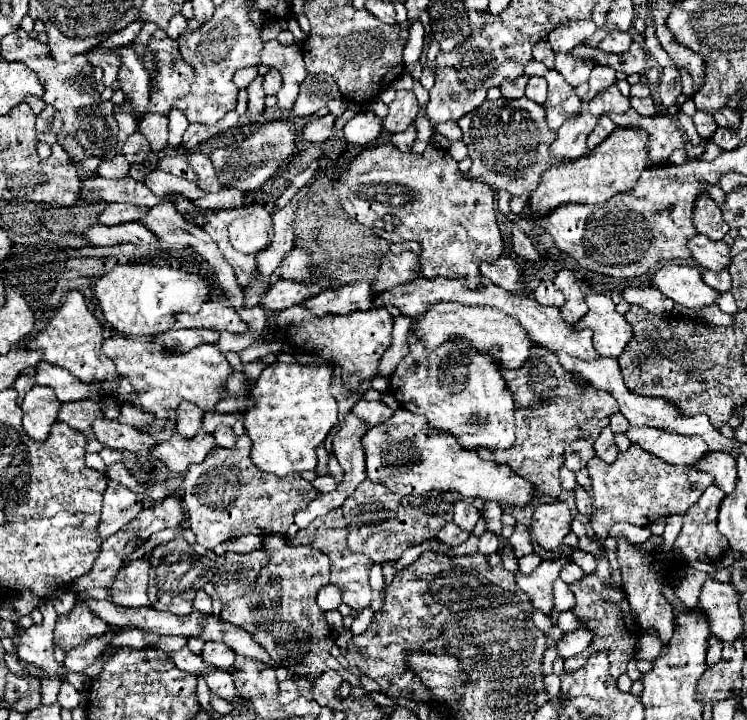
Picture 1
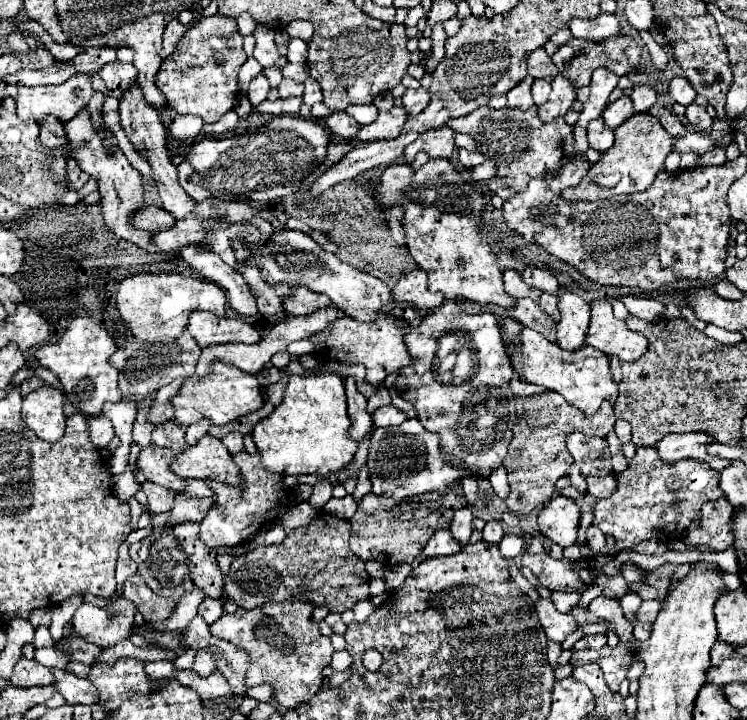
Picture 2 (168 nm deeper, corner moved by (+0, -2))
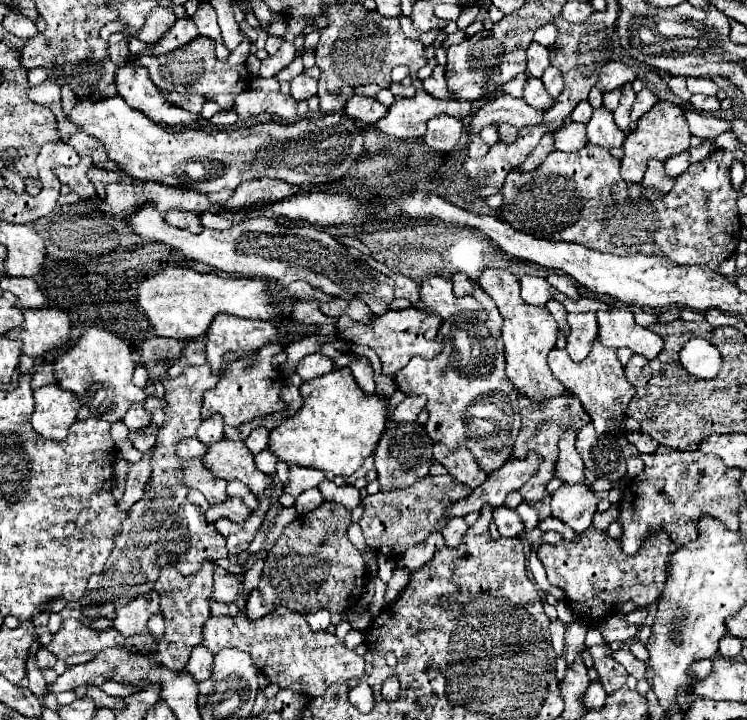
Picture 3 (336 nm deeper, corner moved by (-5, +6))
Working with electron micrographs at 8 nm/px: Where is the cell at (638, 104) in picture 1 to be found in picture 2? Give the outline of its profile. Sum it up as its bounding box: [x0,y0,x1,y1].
[647,104,687,136]

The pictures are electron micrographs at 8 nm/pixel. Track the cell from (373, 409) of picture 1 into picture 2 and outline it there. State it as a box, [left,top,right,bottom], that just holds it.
[373,406,407,426]

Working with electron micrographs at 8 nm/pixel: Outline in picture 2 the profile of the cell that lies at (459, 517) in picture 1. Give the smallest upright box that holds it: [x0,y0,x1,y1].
[449,508,473,544]

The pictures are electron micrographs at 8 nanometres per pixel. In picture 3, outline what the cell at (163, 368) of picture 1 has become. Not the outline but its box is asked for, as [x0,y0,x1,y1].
[202,342,284,426]

